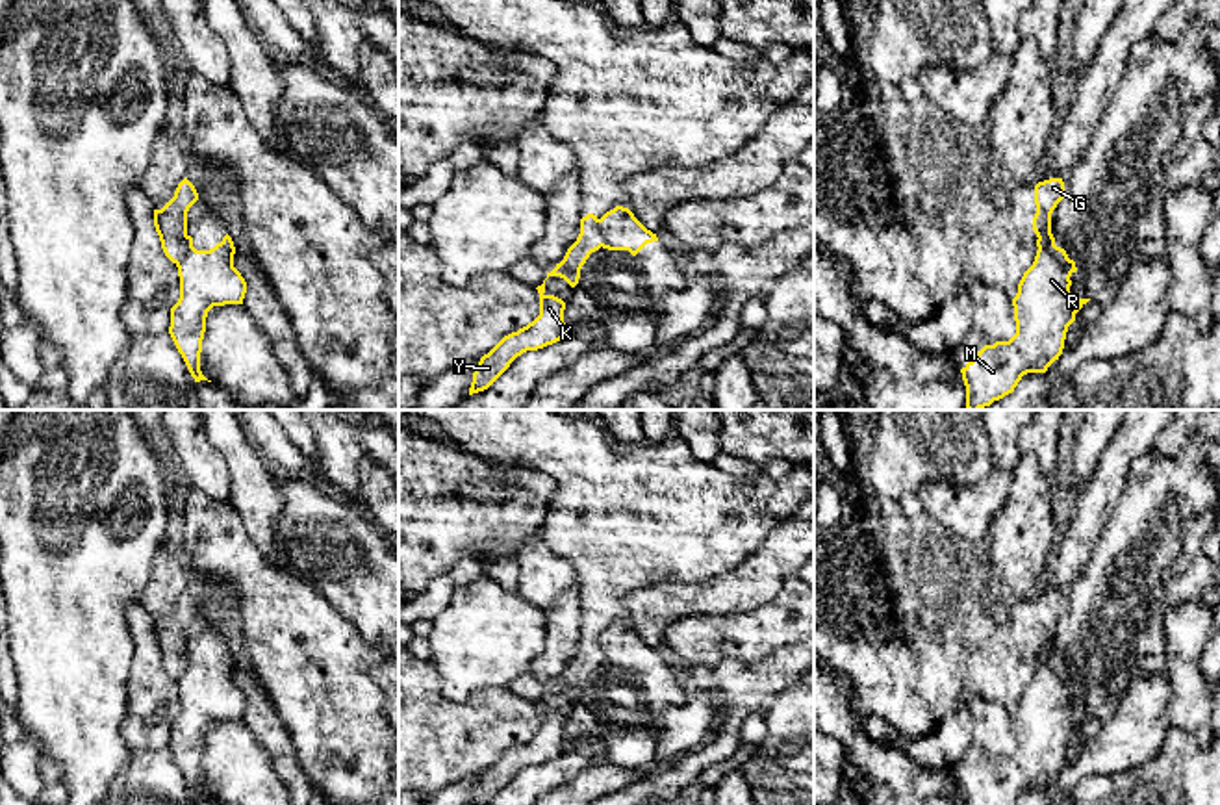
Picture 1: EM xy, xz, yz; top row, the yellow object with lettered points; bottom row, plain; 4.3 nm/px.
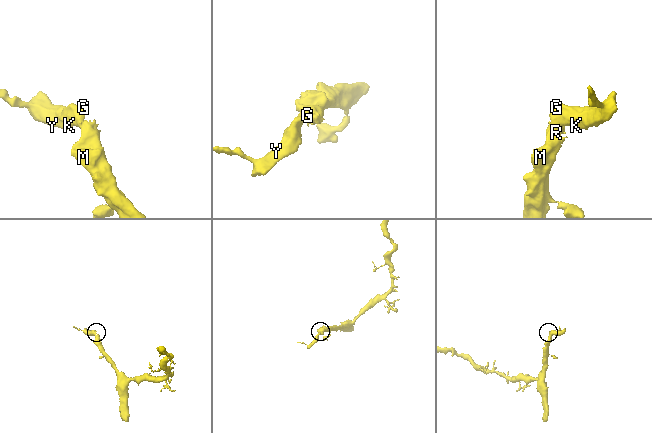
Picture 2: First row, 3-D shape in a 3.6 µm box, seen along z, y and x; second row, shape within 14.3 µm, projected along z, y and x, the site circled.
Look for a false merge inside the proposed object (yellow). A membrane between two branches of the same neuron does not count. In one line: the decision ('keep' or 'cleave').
cleave

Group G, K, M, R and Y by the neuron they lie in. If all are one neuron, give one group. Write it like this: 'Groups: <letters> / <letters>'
Groups: G K Y / M R

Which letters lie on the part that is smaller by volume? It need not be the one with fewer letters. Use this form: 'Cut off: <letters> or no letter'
Cut off: G, K, Y

